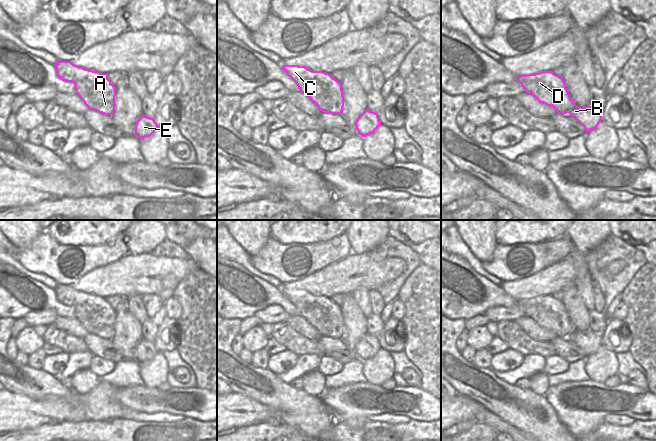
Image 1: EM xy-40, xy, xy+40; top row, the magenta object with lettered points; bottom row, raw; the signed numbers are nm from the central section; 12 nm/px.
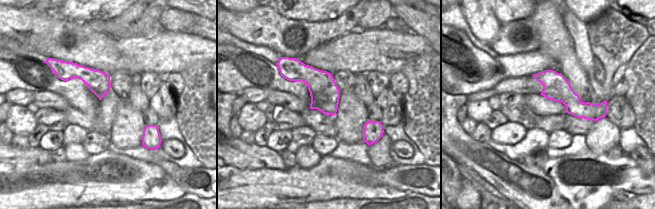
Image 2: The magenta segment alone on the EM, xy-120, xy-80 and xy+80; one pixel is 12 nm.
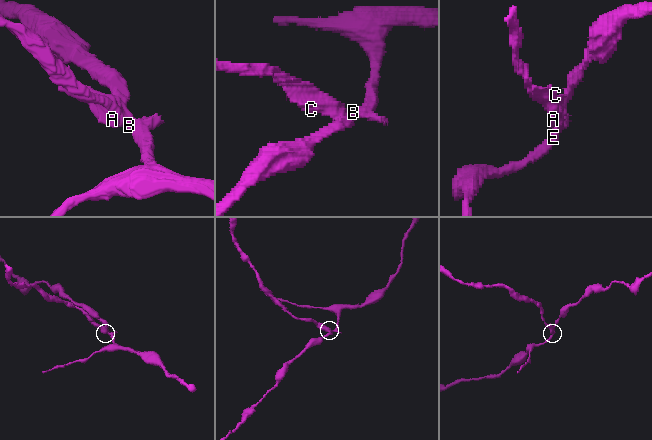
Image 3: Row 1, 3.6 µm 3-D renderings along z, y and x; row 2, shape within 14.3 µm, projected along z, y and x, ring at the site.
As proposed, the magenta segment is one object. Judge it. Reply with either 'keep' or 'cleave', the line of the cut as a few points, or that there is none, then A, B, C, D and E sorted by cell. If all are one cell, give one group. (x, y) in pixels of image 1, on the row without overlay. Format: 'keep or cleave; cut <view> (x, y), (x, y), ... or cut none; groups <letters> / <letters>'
cleave; cut xy+40 (561, 301), (557, 312), (558, 322), (565, 328), (568, 336); groups A C D / B E

